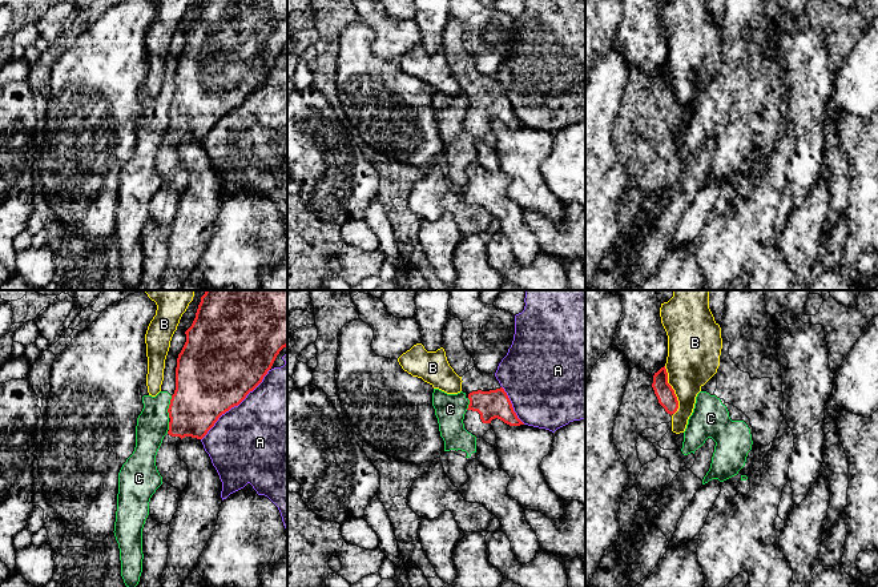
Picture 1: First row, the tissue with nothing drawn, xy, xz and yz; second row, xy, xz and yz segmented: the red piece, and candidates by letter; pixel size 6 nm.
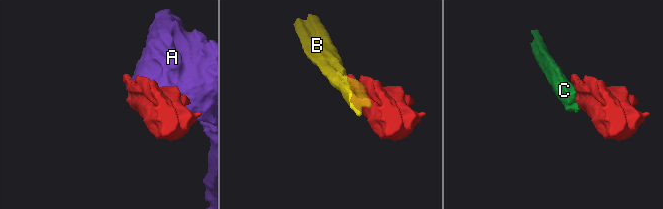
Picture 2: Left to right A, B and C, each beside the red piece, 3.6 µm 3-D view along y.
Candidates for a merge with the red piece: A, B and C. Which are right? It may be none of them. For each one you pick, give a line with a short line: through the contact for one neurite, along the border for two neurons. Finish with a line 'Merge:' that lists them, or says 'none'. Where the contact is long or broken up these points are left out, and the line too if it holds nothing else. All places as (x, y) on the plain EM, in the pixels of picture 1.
Merge: none

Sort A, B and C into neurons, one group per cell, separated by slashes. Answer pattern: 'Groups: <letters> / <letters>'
Groups: A / B / C

